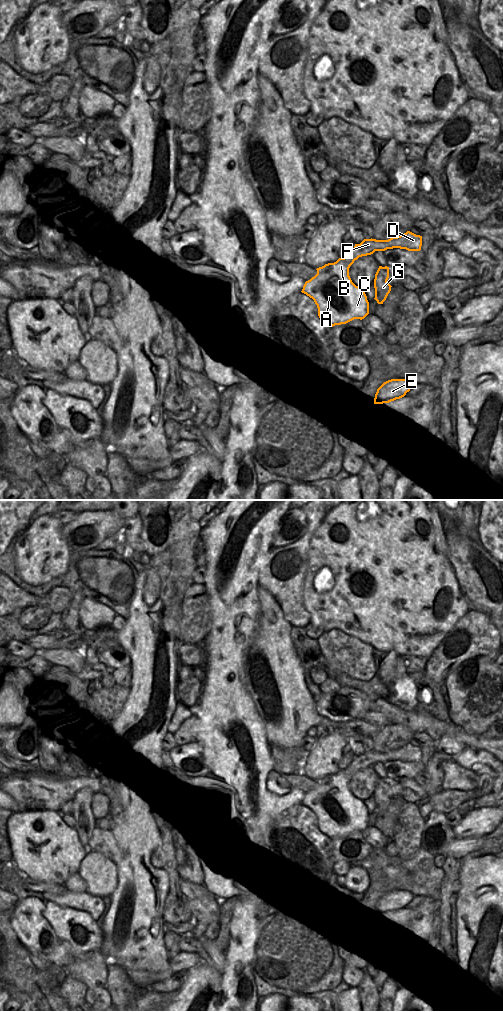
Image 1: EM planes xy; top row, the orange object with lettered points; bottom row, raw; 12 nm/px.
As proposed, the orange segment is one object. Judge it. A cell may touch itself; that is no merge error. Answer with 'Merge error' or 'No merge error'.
No merge error

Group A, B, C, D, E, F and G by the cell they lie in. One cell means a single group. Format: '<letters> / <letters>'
A B C D E F G

